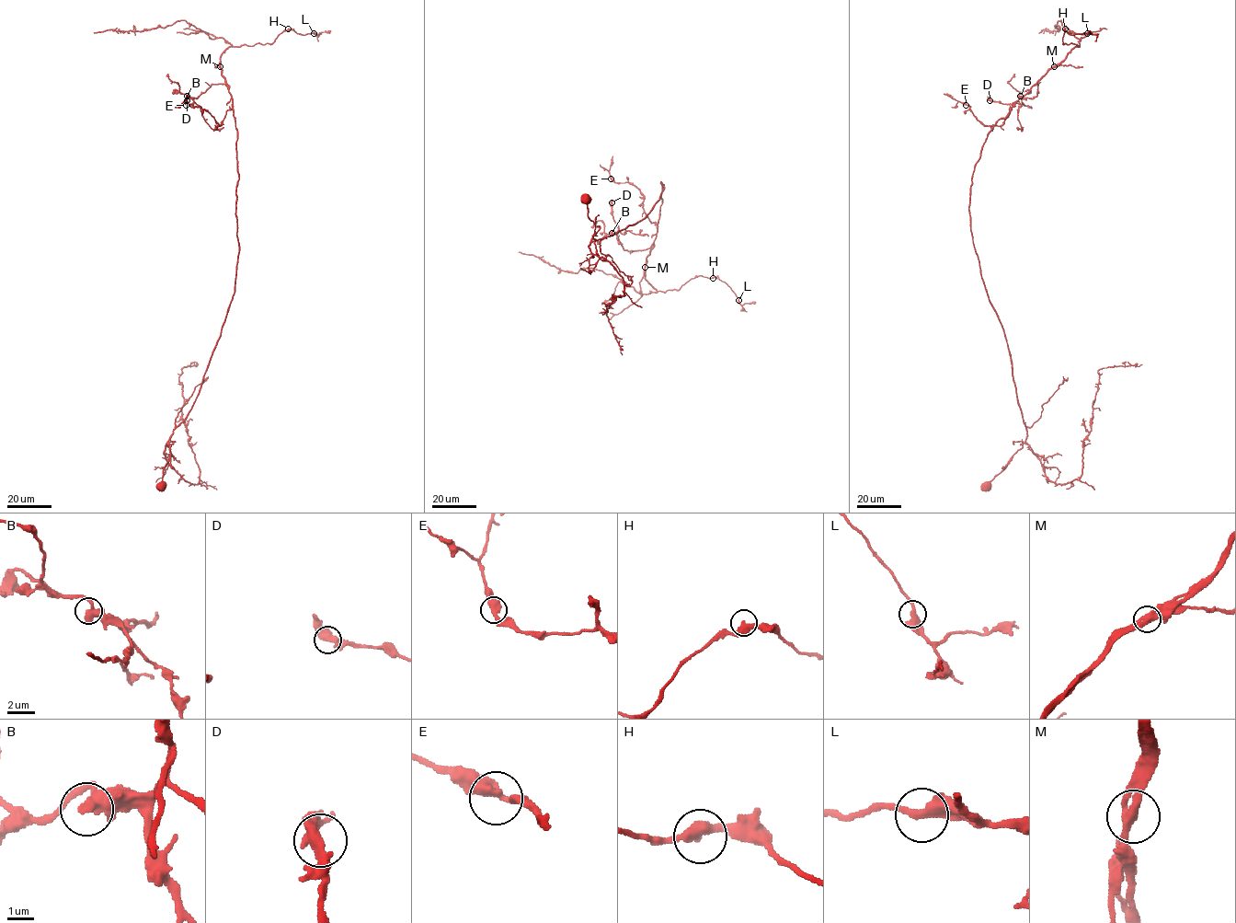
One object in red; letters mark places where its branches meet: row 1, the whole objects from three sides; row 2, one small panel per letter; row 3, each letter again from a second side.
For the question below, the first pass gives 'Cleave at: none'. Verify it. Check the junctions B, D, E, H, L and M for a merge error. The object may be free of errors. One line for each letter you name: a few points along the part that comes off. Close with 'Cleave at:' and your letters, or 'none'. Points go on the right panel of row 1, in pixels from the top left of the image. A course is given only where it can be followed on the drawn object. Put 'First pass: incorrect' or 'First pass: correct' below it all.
M: (1054, 67), (1079, 45), (1081, 38), (1060, 20), (1056, 25), (1058, 31), (1039, 32)
Cleave at: M
First pass: incorrect

